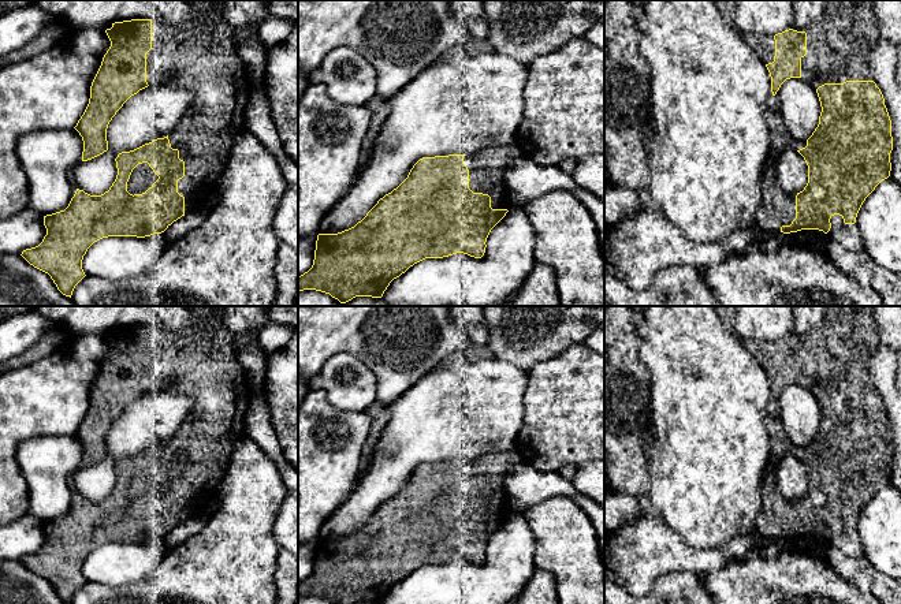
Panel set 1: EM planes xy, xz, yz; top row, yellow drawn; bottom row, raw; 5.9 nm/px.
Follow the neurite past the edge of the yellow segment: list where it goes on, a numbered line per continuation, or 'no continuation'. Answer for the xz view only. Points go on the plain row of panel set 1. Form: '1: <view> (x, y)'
1: xz (487, 473)

